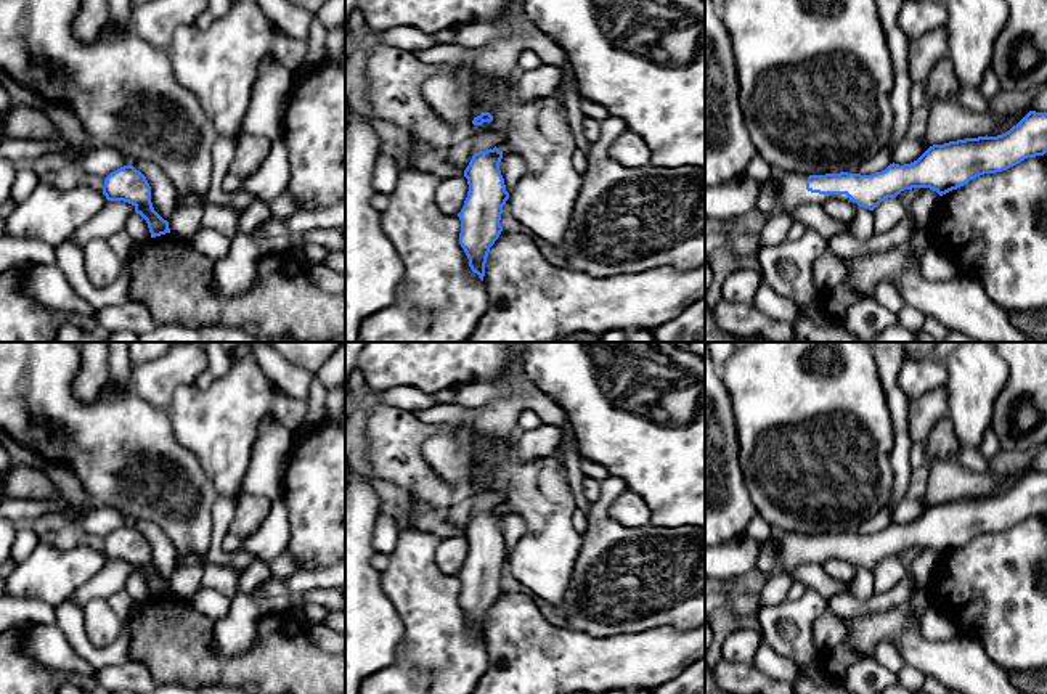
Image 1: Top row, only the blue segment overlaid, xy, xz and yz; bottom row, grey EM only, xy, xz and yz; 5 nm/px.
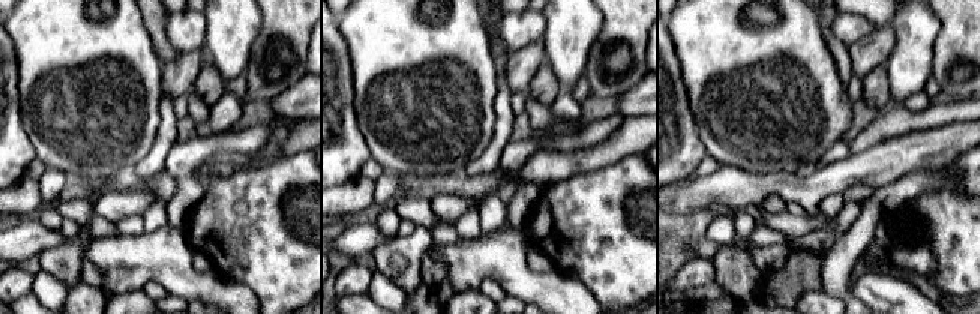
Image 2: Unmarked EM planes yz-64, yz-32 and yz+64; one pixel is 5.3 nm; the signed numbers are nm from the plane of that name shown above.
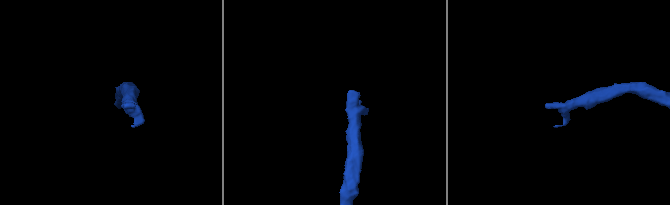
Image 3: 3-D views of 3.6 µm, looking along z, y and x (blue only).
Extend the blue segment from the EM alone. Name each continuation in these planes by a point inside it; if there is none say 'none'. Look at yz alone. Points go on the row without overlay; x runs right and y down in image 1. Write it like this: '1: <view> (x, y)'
1: yz (792, 551)

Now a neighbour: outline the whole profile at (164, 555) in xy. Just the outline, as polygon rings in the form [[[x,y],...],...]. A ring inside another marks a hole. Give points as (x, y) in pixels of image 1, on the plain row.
[[[135,520],[133,527],[140,530],[151,546],[151,562],[154,570],[164,578],[170,580],[177,570],[177,549],[167,535],[149,520]]]

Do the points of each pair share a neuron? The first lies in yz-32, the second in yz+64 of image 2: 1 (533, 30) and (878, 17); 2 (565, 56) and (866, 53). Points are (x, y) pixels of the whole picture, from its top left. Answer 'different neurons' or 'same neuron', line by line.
1: different neurons
2: different neurons

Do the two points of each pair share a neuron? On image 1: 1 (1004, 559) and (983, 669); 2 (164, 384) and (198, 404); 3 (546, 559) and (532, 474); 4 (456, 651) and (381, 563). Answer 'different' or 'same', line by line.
1: different
2: different
3: same
4: different

